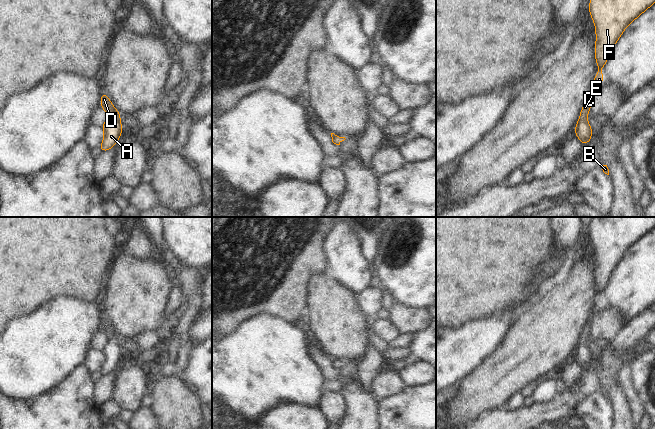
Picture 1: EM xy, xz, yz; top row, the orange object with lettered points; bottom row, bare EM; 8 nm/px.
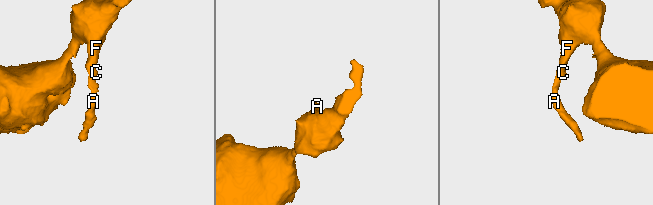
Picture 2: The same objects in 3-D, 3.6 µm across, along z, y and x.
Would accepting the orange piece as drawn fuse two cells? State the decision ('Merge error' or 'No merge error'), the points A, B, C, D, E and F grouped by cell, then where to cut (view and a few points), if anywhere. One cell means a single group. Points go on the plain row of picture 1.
No merge error. Groups: A B C D E F. No split

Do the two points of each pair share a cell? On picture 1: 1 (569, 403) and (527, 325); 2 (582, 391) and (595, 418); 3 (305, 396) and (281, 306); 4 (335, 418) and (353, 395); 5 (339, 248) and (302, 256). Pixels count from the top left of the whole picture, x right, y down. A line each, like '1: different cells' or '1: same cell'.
1: different cells
2: different cells
3: different cells
4: different cells
5: different cells

